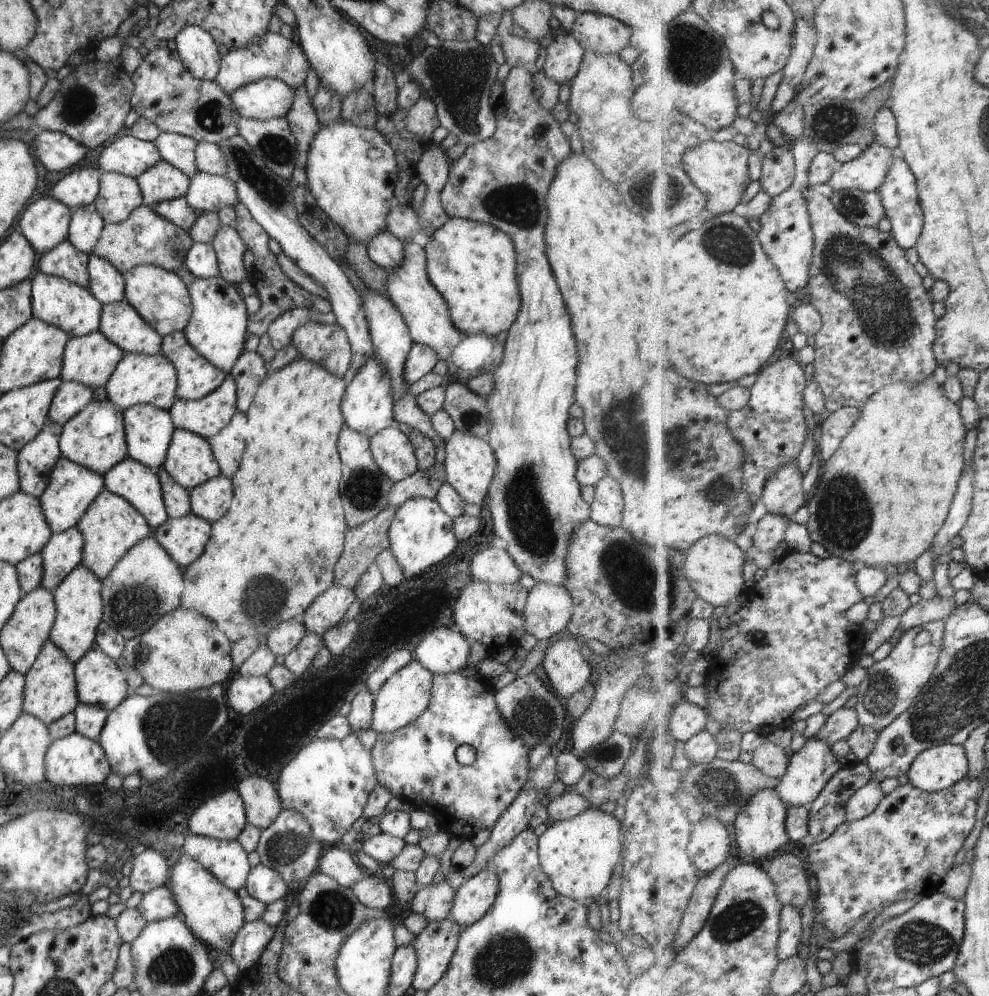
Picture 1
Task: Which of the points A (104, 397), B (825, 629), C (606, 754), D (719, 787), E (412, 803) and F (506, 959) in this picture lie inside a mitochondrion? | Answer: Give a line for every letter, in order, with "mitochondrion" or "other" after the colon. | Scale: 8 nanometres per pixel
A: other
B: other
C: mitochondrion
D: mitochondrion
E: other
F: mitochondrion

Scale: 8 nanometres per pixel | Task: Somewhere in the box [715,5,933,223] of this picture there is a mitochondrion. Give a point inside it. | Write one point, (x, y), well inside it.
(831, 124)

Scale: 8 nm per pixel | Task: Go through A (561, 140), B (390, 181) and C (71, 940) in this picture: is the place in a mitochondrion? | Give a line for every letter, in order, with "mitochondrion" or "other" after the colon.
A: other
B: other
C: other

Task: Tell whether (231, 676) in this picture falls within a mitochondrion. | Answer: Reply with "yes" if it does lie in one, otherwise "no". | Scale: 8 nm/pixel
no

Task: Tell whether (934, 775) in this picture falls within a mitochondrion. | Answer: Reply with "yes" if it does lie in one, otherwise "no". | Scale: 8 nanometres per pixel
no

